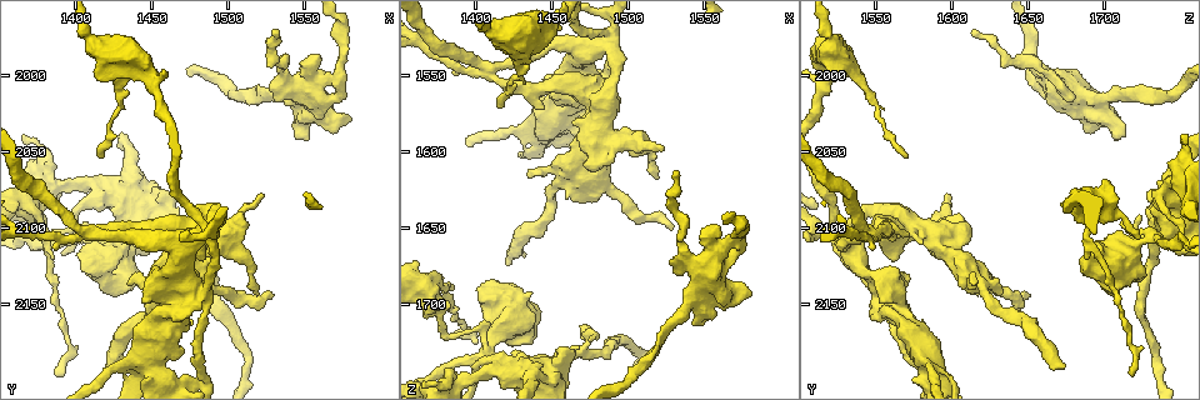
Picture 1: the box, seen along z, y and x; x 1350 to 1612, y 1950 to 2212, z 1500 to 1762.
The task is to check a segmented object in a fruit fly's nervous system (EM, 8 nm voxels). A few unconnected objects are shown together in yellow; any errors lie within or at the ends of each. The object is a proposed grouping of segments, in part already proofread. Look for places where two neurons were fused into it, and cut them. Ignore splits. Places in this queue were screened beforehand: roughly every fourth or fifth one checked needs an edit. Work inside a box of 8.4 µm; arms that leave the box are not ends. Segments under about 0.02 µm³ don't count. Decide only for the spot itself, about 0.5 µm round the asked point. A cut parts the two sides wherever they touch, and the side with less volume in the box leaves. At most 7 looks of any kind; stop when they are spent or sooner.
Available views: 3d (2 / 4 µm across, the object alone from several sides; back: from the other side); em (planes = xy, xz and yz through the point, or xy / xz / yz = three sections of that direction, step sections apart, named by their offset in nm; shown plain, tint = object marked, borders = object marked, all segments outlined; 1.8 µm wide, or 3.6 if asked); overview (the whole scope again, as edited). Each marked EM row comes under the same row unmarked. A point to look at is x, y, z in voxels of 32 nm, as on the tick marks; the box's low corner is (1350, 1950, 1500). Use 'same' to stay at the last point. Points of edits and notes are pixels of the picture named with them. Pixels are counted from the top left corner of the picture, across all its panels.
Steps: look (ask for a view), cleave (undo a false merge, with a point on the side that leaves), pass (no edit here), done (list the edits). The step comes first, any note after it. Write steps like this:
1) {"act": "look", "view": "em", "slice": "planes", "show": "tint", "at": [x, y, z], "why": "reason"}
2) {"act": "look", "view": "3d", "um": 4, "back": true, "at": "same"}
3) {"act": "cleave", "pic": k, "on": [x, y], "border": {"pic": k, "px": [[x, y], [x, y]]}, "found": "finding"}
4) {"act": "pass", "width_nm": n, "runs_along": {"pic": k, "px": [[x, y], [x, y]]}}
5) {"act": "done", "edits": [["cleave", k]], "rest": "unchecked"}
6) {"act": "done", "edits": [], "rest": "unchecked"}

{"act": "look", "view": "em", "slice": "yz", "step": 8, "show": "tint", "at": [1372, 2088, 1694], "why": "thick turns thin"}

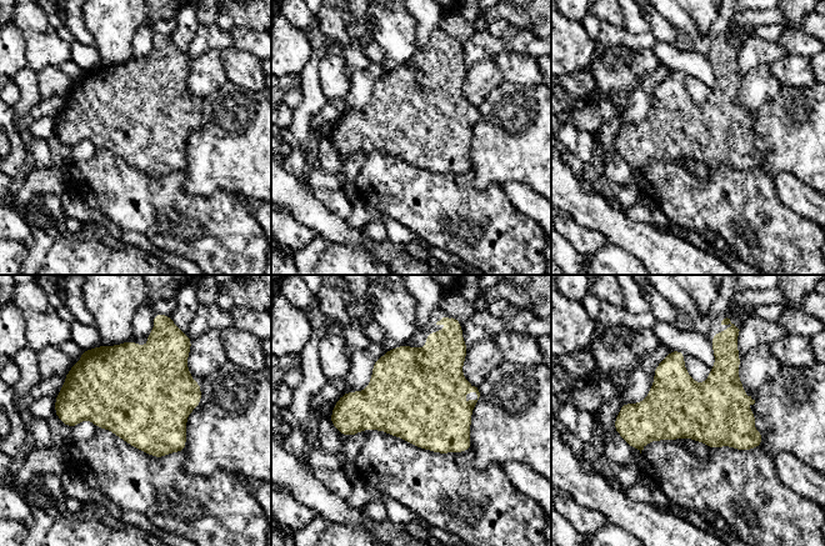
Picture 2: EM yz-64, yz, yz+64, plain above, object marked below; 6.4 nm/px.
{"act": "look", "view": "em", "slice": "planes", "show": "borders", "at": "same"}

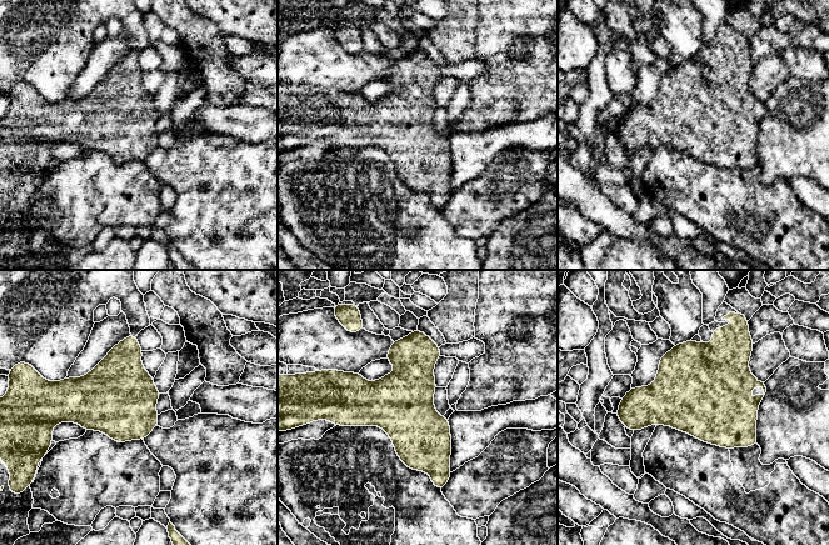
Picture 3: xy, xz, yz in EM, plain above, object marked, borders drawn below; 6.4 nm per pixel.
{"act": "pass", "found": "all the same neuron"}

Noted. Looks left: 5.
{"act": "look", "view": "em", "um": 3.6, "slice": "xz", "step": 8, "show": "tint", "at": [1544, 2008, 1672], "why": "four or more arms meet"}

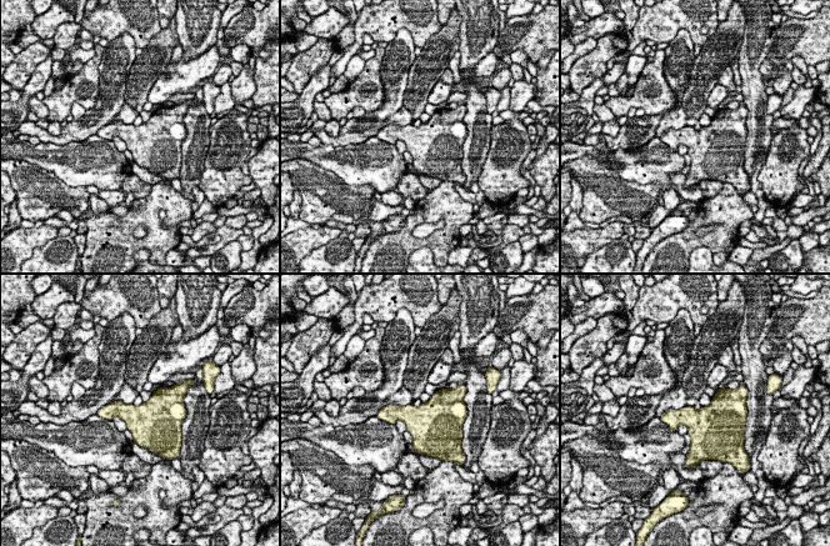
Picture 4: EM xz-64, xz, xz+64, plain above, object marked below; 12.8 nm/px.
{"act": "pass", "width_nm": 420, "found": "continuous, no second neuron"}

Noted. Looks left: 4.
{"act": "look", "view": "3d", "um": 4, "at": [1406, 2104, 1546], "why": "thin neck"}

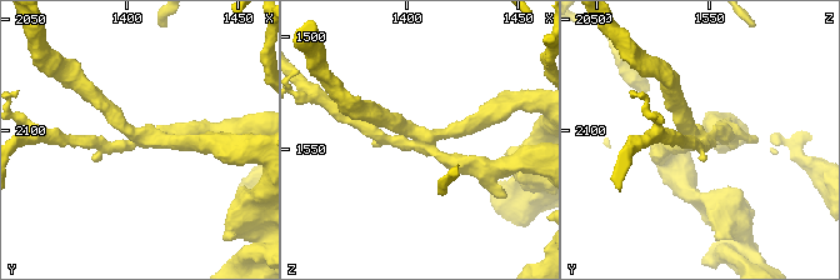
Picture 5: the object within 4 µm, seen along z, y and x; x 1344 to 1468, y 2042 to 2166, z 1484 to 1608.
{"act": "look", "view": "em", "slice": "planes", "show": "tint", "at": [1407, 2103, 1547], "arms": 3, "arm_widths_nm": [170, 240, 240], "why": "shape alone is not enough"}

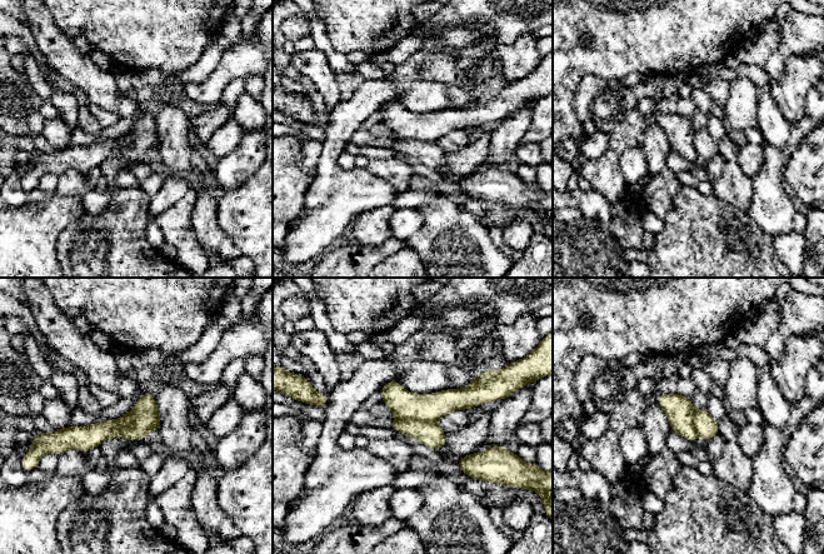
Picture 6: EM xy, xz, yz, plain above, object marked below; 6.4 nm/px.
{"act": "pass", "width_nm": 200, "runs_along": {"pic": 6, "px": [[384, 390], [403, 403], [485, 399]]}, "found": "one neuron here"}

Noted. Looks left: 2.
{"act": "done", "edits": [], "rest": "unchecked"}

